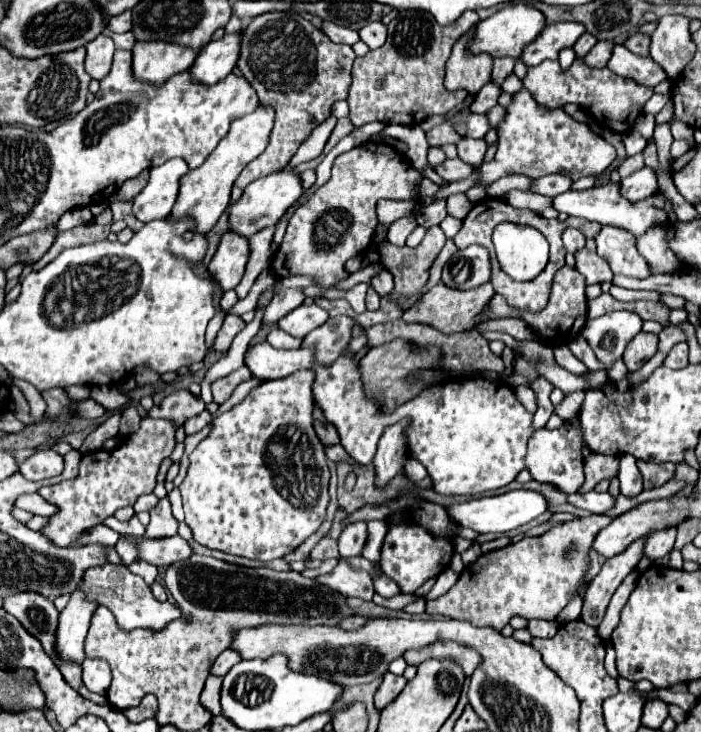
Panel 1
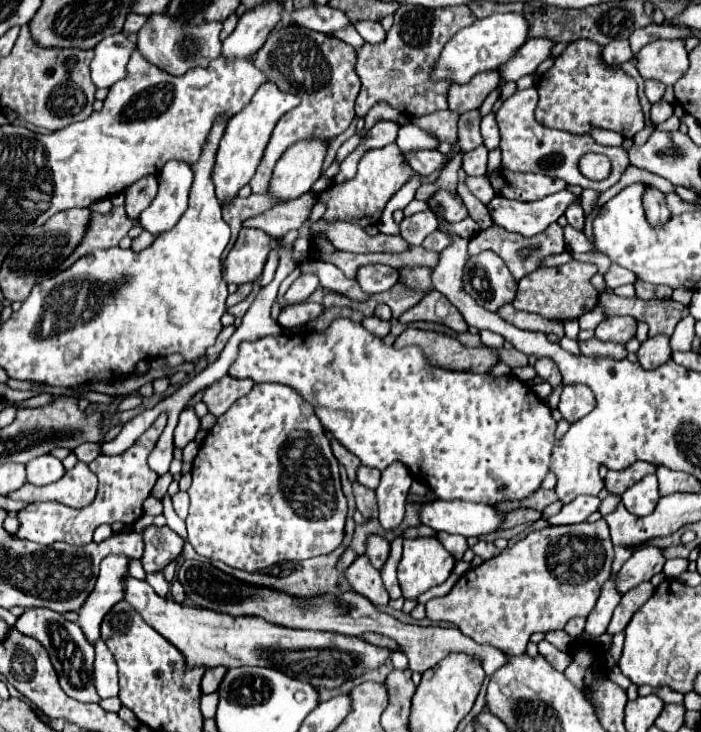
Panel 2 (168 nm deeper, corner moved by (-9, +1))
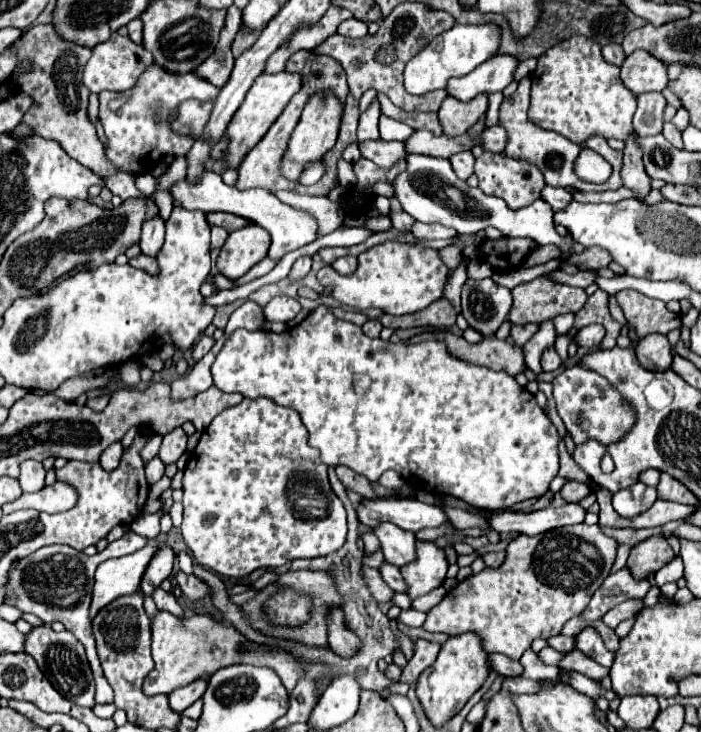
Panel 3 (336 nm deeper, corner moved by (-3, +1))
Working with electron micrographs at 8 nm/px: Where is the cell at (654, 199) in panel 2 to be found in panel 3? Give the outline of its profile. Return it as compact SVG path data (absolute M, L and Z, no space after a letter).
M631 134L625 140L625 150L623 150L623 170L621 170L621 178L623 178L623 186L629 188L631 192L635 192L637 200L645 200L645 196L651 192L651 178L645 172L643 160L641 160L641 148L635 144L635 134Z

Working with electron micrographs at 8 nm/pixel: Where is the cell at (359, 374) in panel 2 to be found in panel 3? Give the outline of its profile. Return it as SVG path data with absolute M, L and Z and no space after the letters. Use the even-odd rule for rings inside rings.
M327 306L315 308L301 324L297 324L297 330L289 330L289 332L281 332L281 334L267 332L267 330L257 330L257 332L237 330L223 344L221 352L217 354L217 358L211 366L211 374L213 374L215 386L223 392L241 392L245 398L265 396L265 398L275 400L281 406L289 406L289 408L297 410L303 424L309 430L309 438L311 438L309 444L321 450L321 462L325 462L327 466L337 466L337 464L349 466L351 470L355 470L357 474L363 474L371 482L379 480L379 476L385 470L395 470L395 472L401 474L405 484L415 488L415 490L427 490L431 494L441 494L441 496L449 494L449 496L465 500L467 504L471 504L475 508L495 512L499 508L507 508L507 506L513 506L517 502L543 496L549 490L549 482L553 480L553 476L559 470L559 454L557 454L559 434L557 434L557 428L547 418L547 414L537 406L535 396L531 392L527 392L523 386L519 386L513 376L509 376L505 372L493 372L489 368L463 362L463 360L451 356L447 352L445 344L439 342L439 340L429 340L429 342L419 342L419 344L405 344L405 342L391 344L391 342L383 342L381 338L369 338L369 336L363 334L363 330L359 326L349 324L349 322L333 316ZM357 374L363 378L361 386L355 380Z

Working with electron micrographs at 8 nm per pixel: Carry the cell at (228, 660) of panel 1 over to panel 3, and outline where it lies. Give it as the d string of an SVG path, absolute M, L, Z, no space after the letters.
M199 678L199 680L195 680L195 682L187 684L187 686L181 686L181 688L173 690L173 692L169 694L169 704L171 704L171 708L177 710L177 712L183 712L185 708L189 708L195 700L199 700L199 698L205 694L207 684L209 684L209 682L207 682L205 678Z

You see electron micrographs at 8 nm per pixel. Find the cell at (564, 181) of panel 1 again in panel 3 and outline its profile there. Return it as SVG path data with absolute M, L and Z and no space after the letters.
M483 152L477 162L475 162L475 174L479 178L479 188L485 194L491 196L499 196L507 202L509 208L517 210L523 206L533 204L535 200L541 198L541 190L545 188L545 180L541 178L541 172L537 170L537 166L521 162L521 160L513 160L507 158L503 154L491 154L491 152Z

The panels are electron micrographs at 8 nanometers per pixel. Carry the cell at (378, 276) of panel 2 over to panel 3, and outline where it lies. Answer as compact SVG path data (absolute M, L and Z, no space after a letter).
M345 256L345 258L337 258L333 264L331 264L339 274L343 276L349 276L353 274L353 270L357 270L357 258L355 256Z

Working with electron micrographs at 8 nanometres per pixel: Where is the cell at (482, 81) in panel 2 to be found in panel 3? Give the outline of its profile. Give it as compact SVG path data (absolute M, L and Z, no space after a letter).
M479 94L473 102L457 102L457 98L445 98L439 108L439 122L447 136L465 134L487 110L487 94Z

